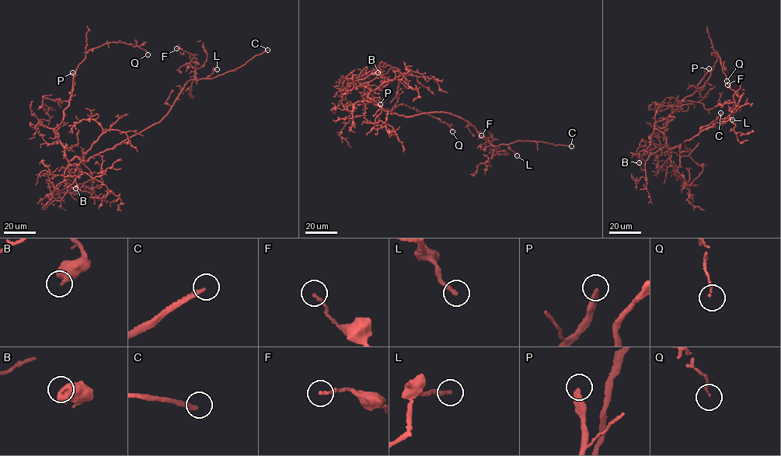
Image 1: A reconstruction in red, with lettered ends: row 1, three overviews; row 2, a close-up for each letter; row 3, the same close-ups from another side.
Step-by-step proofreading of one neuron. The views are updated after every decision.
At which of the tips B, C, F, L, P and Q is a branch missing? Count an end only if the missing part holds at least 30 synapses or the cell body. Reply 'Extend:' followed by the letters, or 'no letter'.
Extend: B, C, P

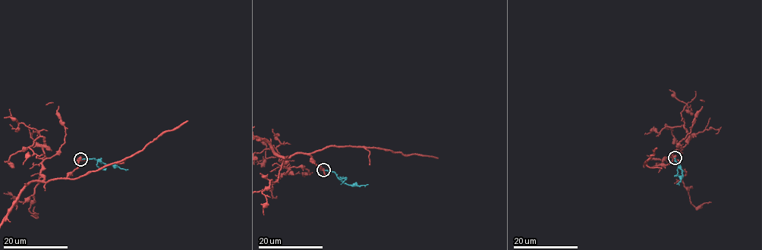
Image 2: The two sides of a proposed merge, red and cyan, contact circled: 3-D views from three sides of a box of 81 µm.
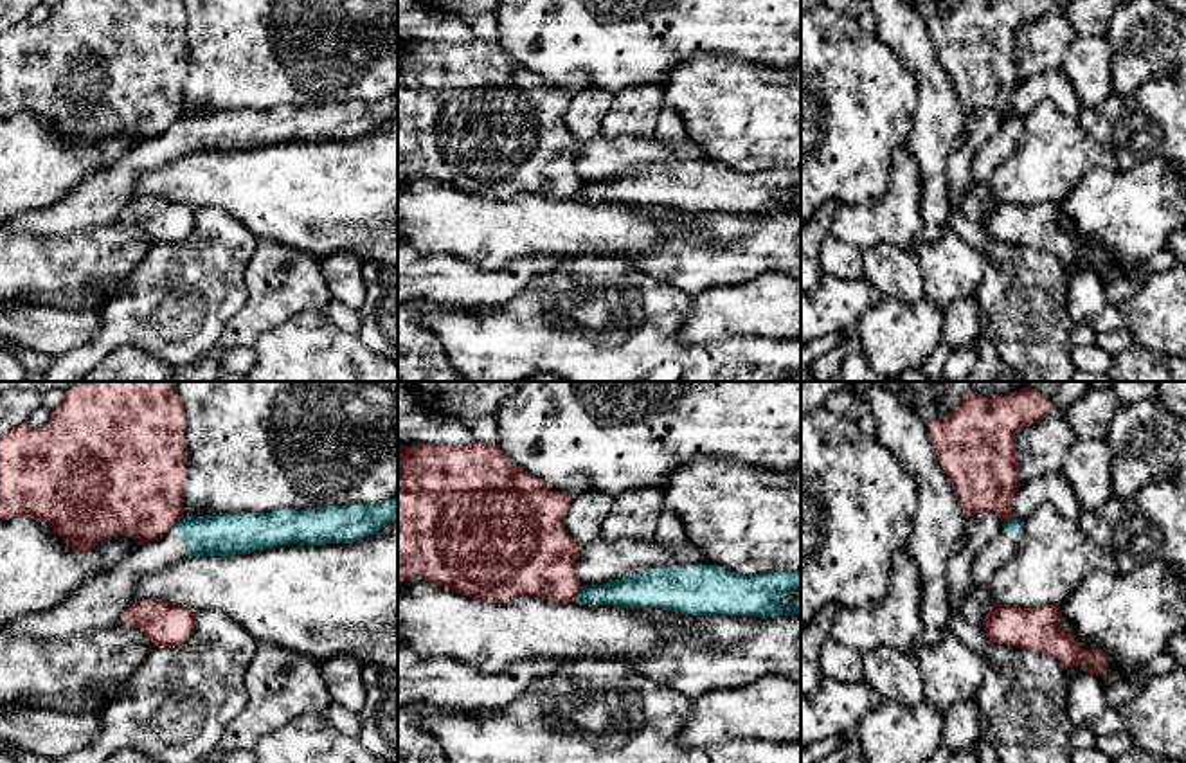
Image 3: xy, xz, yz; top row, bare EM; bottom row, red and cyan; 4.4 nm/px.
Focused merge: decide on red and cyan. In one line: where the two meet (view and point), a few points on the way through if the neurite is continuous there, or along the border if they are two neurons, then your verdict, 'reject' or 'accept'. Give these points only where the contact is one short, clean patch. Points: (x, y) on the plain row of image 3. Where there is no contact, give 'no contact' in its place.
meets red in xz at (578, 189); border along xz (584, 182), (575, 198); reject

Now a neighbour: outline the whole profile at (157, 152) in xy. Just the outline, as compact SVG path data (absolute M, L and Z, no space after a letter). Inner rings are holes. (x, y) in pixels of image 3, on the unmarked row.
M398 94L378 101L324 103L310 108L272 108L272 110L220 110L209 113L184 113L162 135L139 142L113 167L90 176L72 193L49 209L27 211L0 225L11 232L40 238L68 236L104 225L117 223L122 211L131 203L133 184L144 171L157 169L193 153L230 153L266 148L281 142L326 142L349 140L378 130L382 124L398 119Z

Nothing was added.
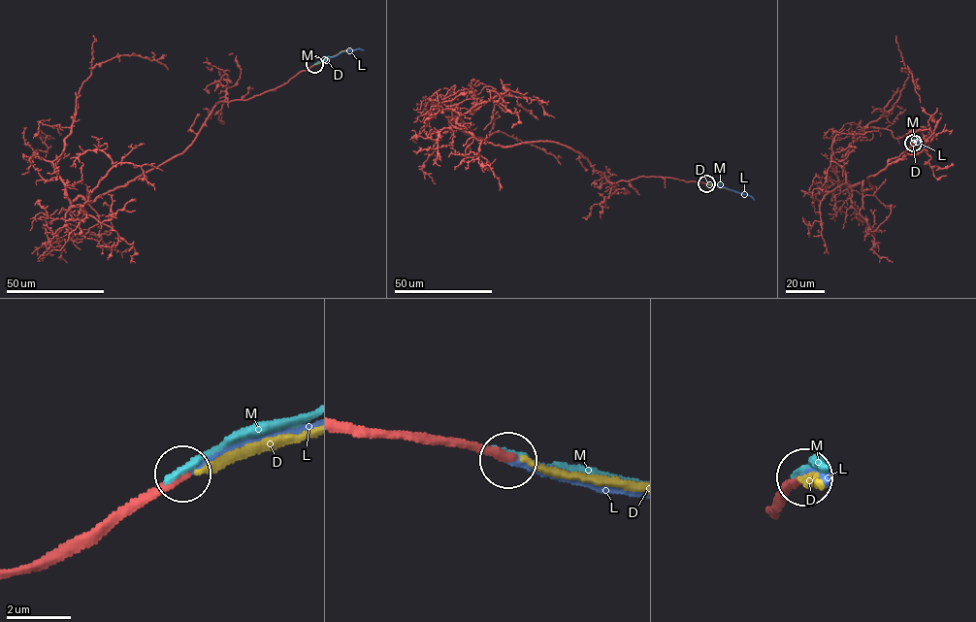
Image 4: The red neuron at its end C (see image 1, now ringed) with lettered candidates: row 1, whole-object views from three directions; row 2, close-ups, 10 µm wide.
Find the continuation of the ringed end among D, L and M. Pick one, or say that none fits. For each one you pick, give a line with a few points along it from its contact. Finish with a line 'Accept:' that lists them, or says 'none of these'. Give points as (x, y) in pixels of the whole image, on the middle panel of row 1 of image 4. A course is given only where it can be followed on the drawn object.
L: Its course: (706, 183), (726, 187), (754, 199)
Accept: L

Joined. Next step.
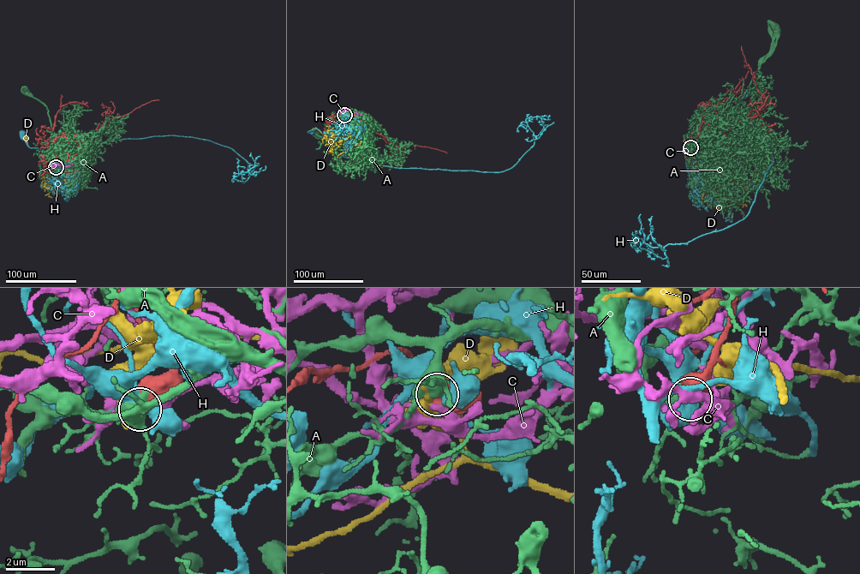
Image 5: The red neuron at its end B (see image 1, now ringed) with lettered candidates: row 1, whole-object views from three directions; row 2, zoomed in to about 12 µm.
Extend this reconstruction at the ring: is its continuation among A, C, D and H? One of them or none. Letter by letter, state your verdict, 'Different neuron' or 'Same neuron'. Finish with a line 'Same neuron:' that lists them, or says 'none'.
A: Different neuron
C: Different neuron
D: Different neuron
H: Different neuron
Same neuron: none

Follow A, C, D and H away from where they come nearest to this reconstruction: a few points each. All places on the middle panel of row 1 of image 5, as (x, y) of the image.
A: (344, 115), (347, 112), (343, 116), (351, 122), (341, 125), (337, 135), (328, 137), (316, 134)
C: (344, 115), (342, 112), (347, 110), (361, 115)
D: (344, 115), (355, 117), (358, 123), (353, 140), (361, 158), (354, 159), (339, 154), (318, 130), (313, 129)
H: (344, 115), (350, 114), (357, 122), (351, 139), (362, 155), (359, 158), (340, 155), (319, 129), (311, 132)

